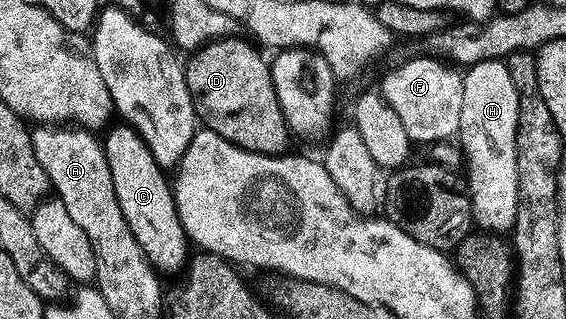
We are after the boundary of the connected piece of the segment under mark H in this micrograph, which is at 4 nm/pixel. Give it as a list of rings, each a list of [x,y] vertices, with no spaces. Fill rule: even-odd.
[[[491,60],[468,68],[464,76],[463,121],[459,136],[464,158],[469,163],[467,186],[473,198],[473,221],[482,232],[504,236],[517,226],[517,210],[521,204],[519,189],[519,157],[517,156],[517,134],[519,133],[519,93],[515,81],[511,81],[509,64]]]

